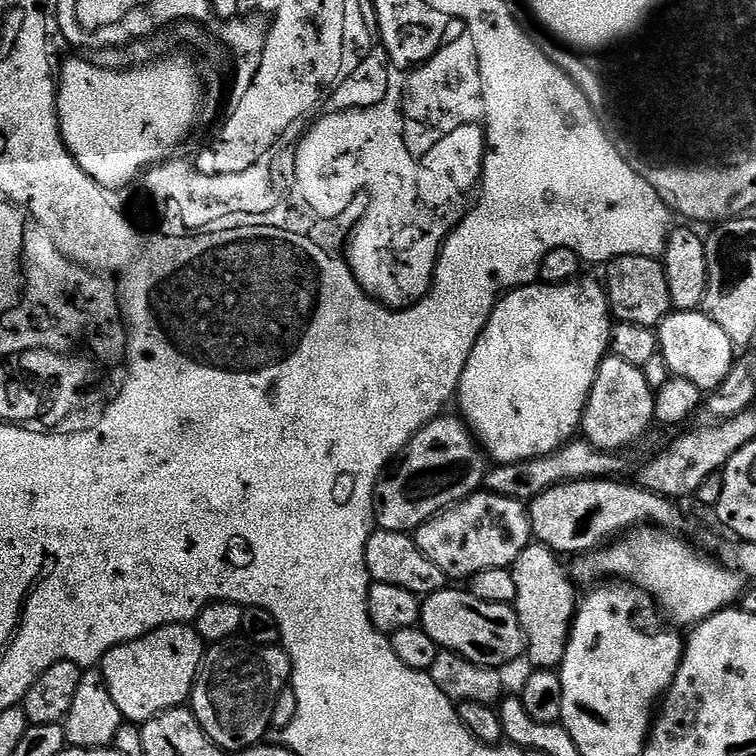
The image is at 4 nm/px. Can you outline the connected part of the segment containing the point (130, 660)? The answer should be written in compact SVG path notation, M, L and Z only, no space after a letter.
M171 624L137 640L114 646L100 661L98 671L104 676L110 698L114 698L125 721L142 726L147 720L189 703L205 655L204 639L195 627Z

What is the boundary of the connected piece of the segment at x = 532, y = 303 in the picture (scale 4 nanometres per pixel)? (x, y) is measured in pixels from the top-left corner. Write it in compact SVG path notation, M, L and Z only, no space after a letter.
M577 278L566 284L537 282L511 289L497 300L474 350L470 350L454 400L460 403L459 415L473 437L491 459L493 456L496 464L549 456L569 443L581 427L598 366L609 355L608 343L614 323L603 283L599 279L584 279Z

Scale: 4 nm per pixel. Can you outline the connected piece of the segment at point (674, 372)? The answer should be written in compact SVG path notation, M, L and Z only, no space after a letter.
M703 311L668 313L658 329L659 355L666 358L666 366L672 376L694 382L701 393L707 394L722 384L722 378L730 374L734 363L734 349L730 338L726 338L722 326L714 322Z

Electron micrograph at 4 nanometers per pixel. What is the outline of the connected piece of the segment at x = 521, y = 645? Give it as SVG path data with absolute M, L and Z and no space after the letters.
M449 586L423 597L419 627L434 638L441 650L457 652L462 658L470 658L470 662L478 662L478 666L504 670L519 656L521 659L525 655L526 645L515 607L512 604L482 602L466 590L460 589L459 592L456 588L459 587Z

